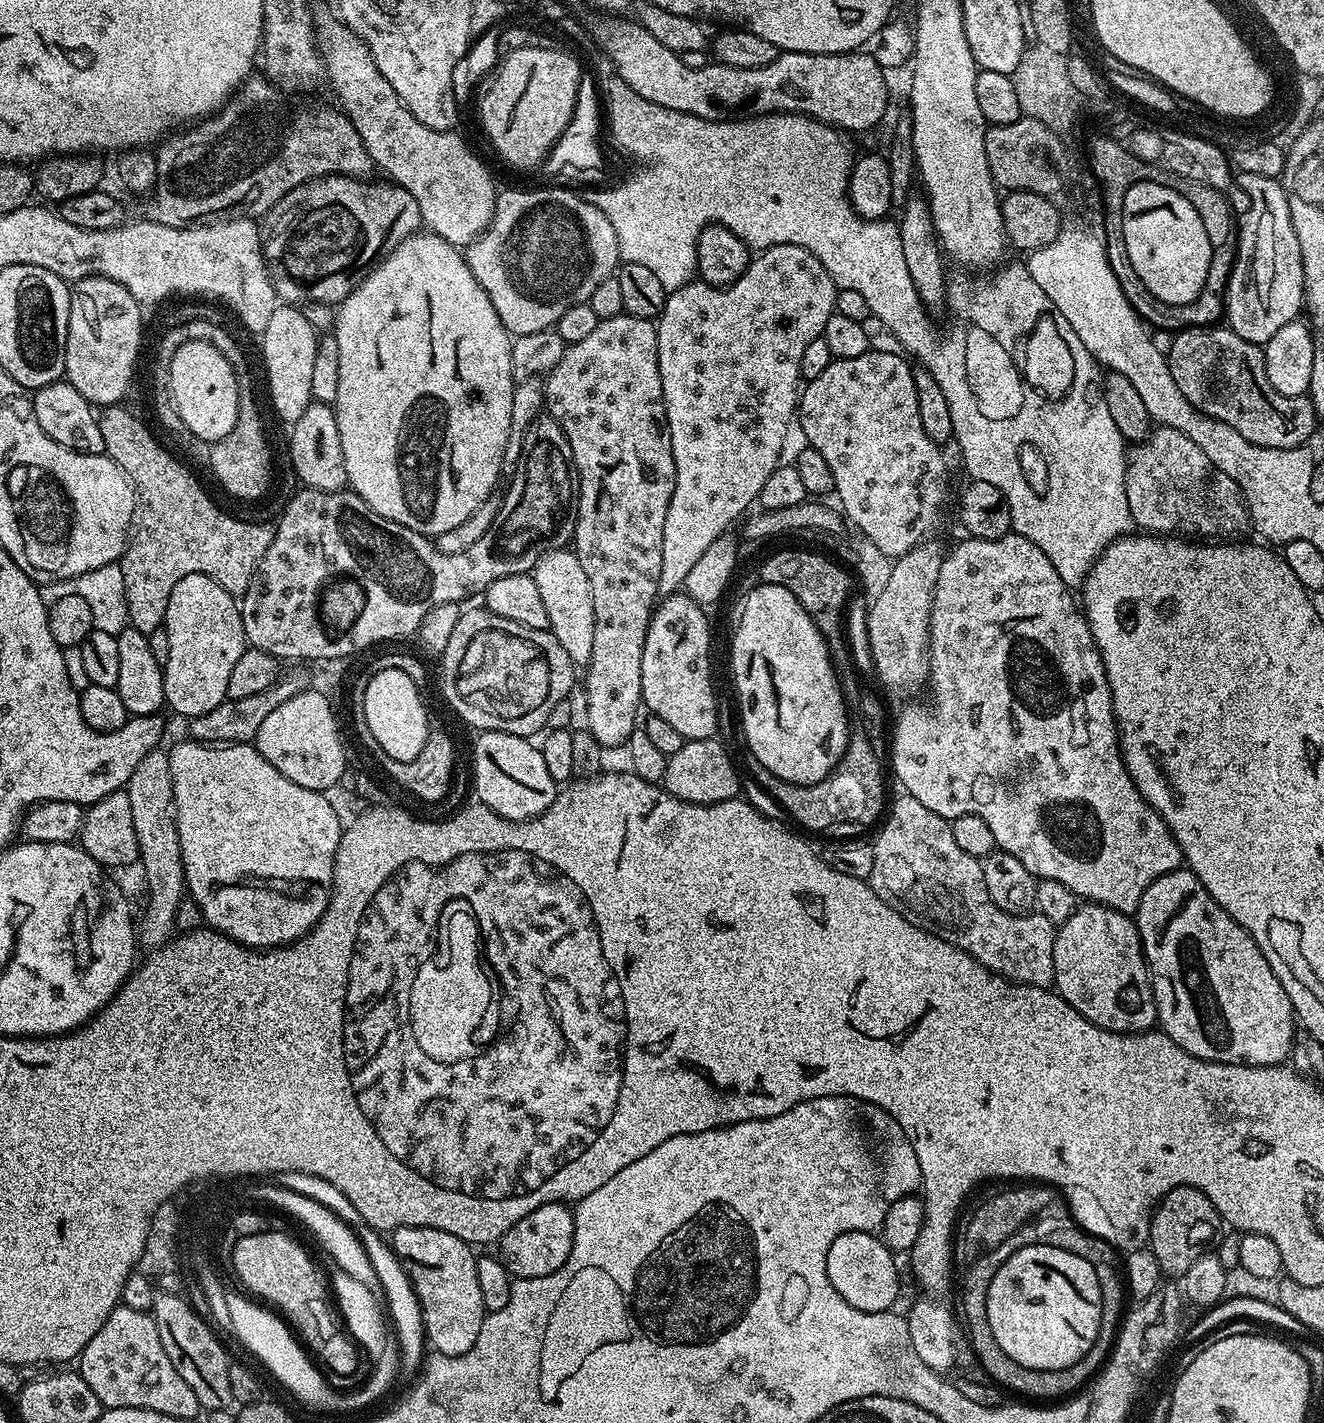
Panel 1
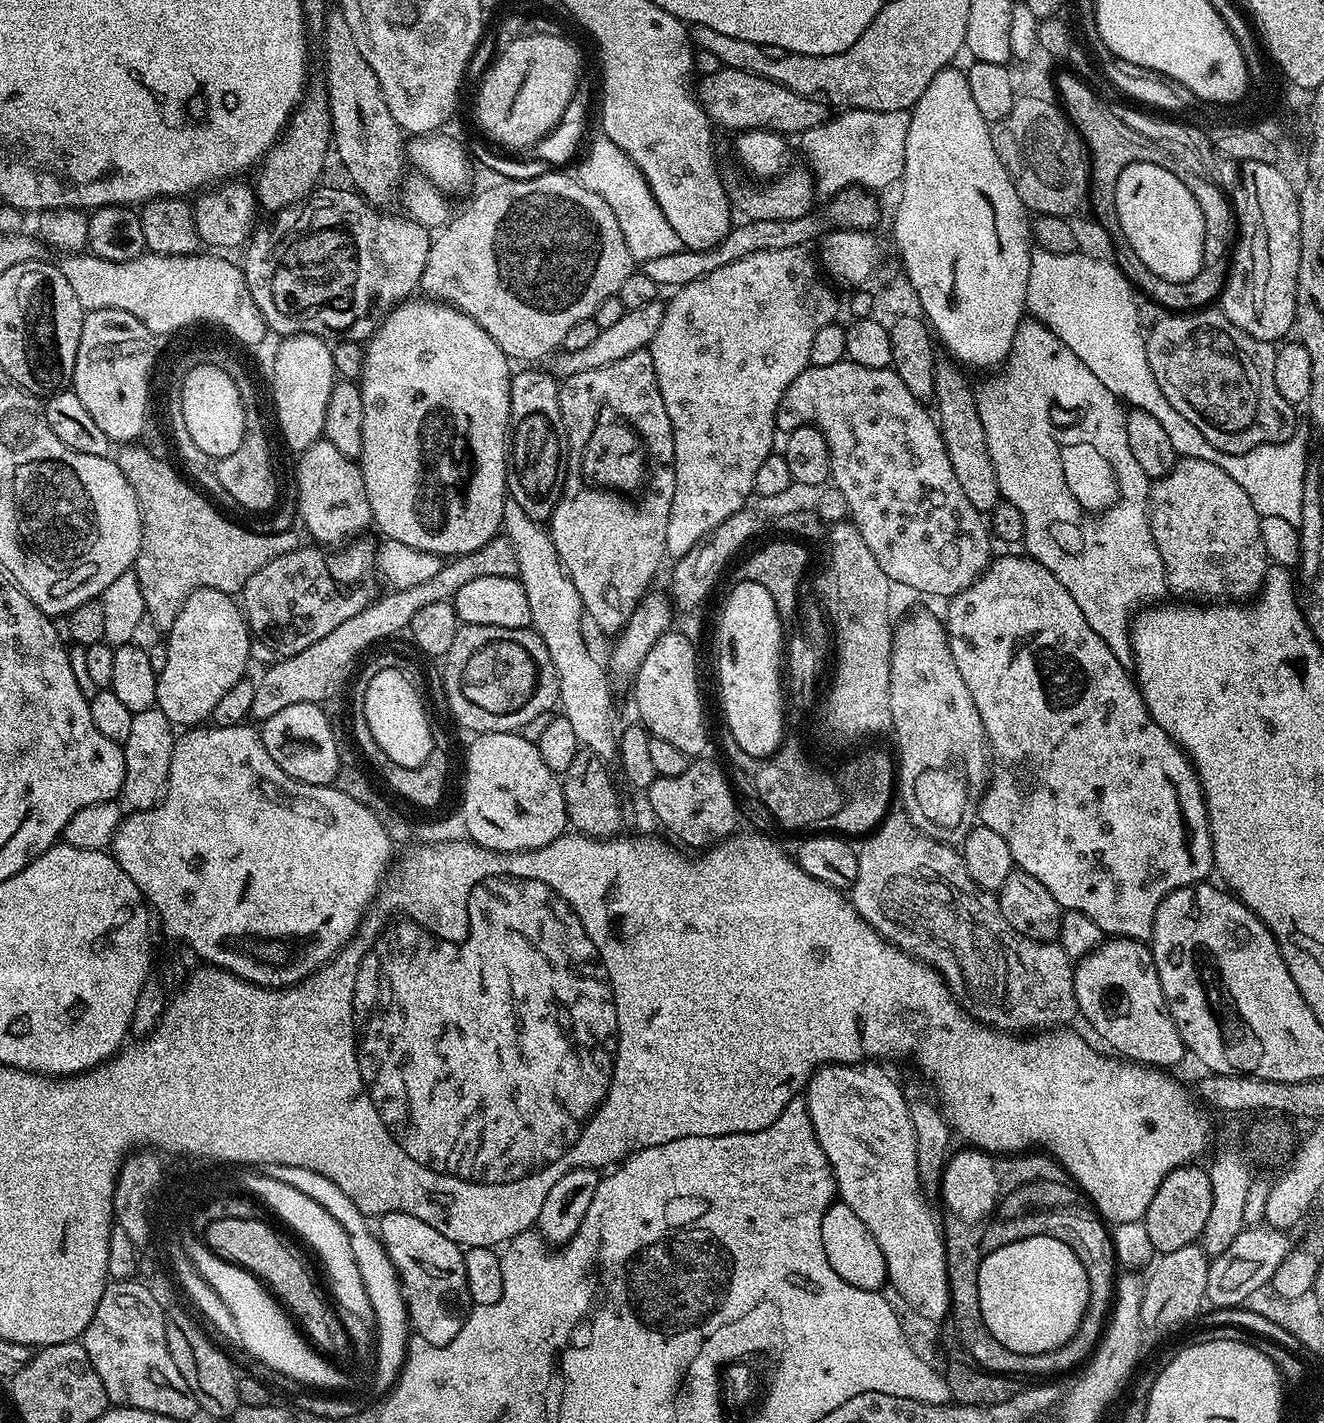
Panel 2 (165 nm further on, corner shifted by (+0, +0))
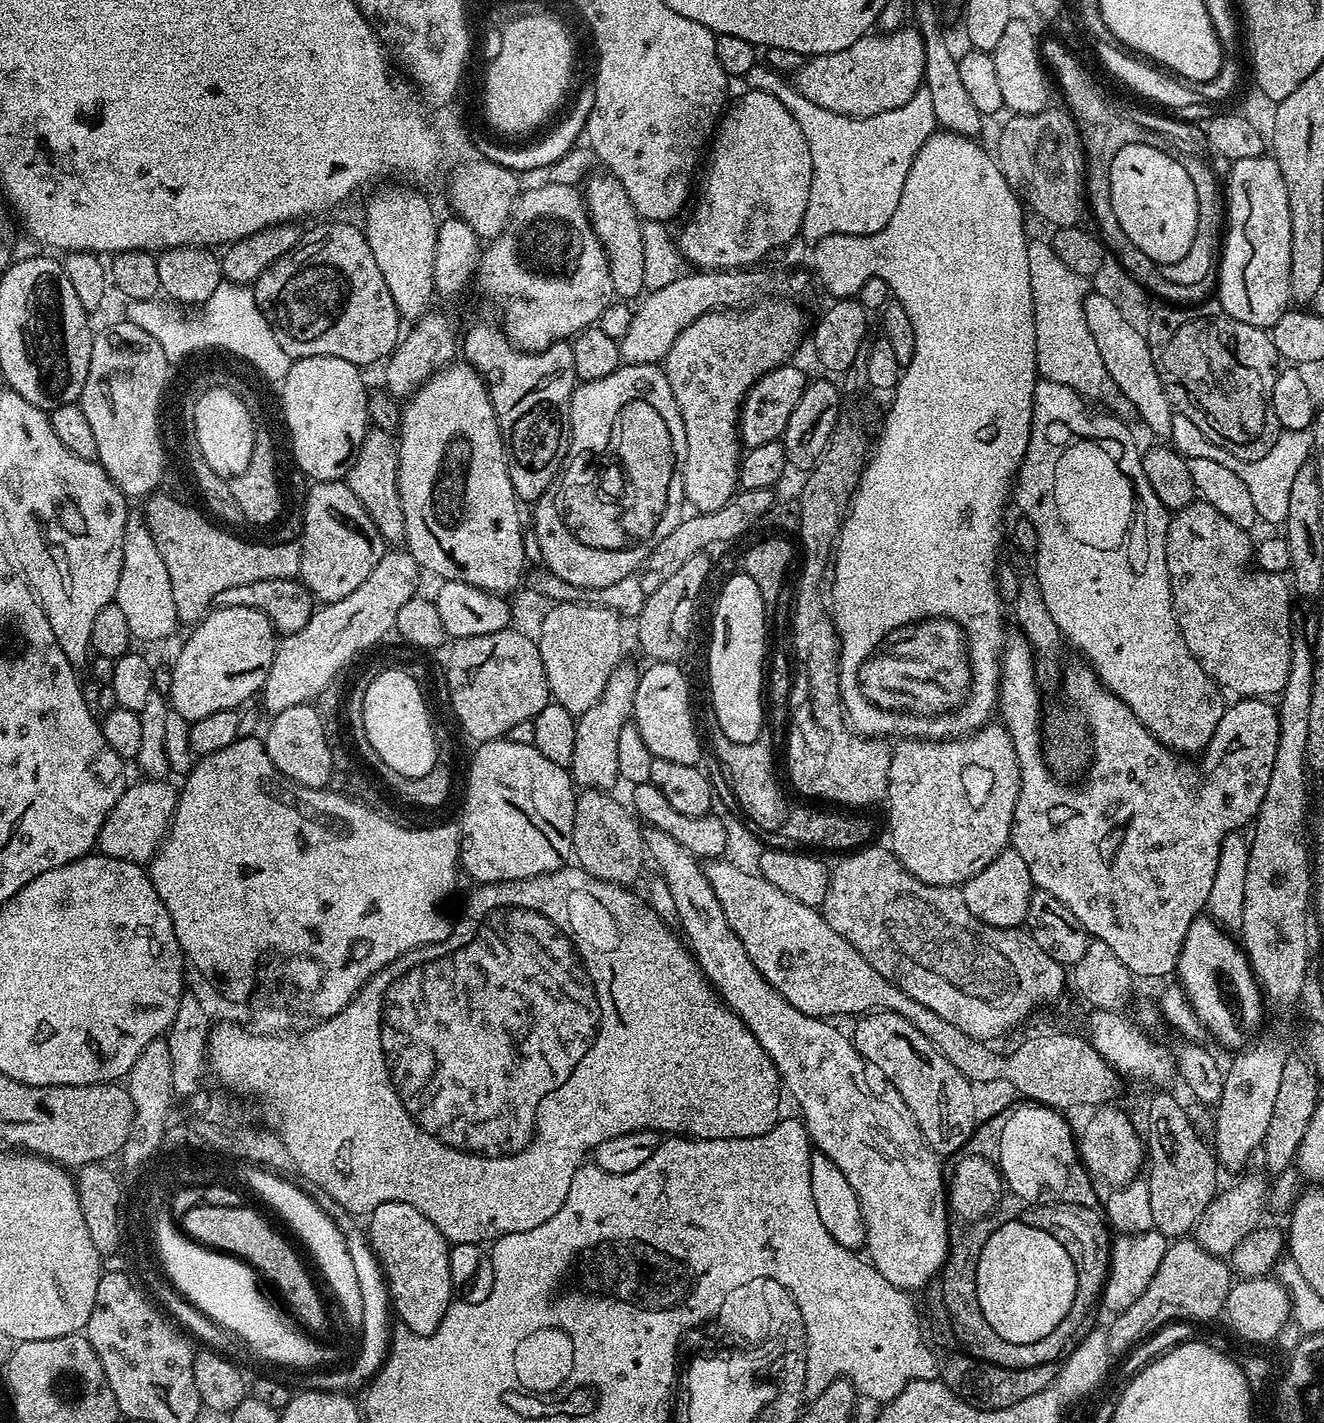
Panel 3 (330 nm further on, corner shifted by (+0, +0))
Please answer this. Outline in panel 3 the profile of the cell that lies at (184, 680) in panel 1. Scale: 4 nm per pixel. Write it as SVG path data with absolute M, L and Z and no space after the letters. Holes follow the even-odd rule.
M219 606L213 607L211 611L205 615L204 619L199 624L191 629L192 632L187 634L186 639L181 646L181 653L178 655L172 667L172 681L170 682L170 690L166 693L167 703L170 705L171 711L176 712L181 716L185 722L191 722L198 718L206 718L206 714L218 714L218 710L236 710L244 704L252 695L259 693L266 682L266 674L270 674L270 666L274 662L274 654L276 653L276 646L278 643L278 633L272 627L272 619L266 614L262 614L256 608L247 608L246 606L230 606L229 608L222 608Z

